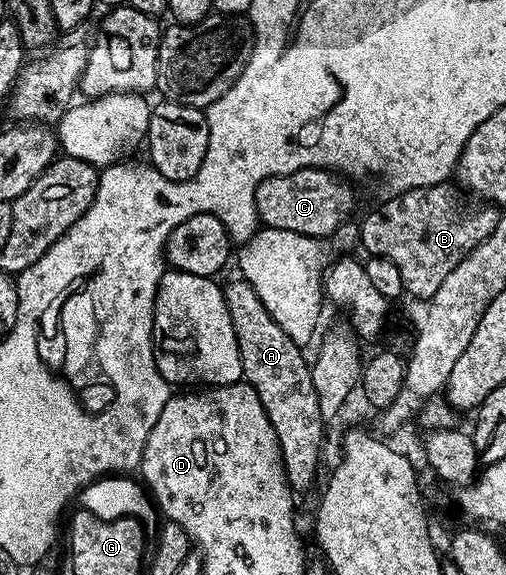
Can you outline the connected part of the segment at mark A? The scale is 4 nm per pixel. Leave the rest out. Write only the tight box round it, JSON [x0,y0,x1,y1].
[225,278,327,493]

